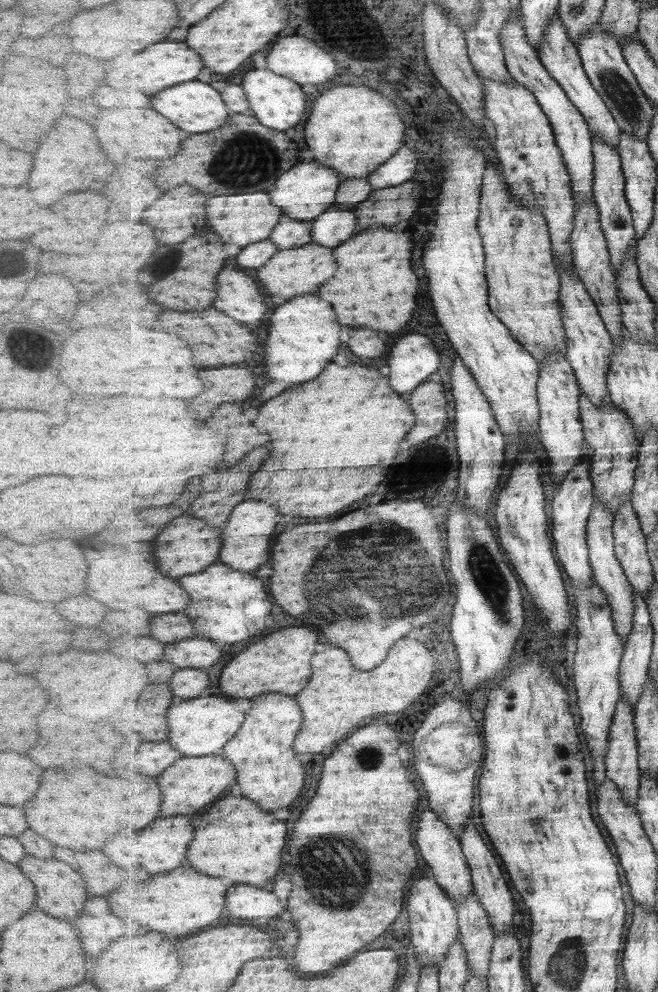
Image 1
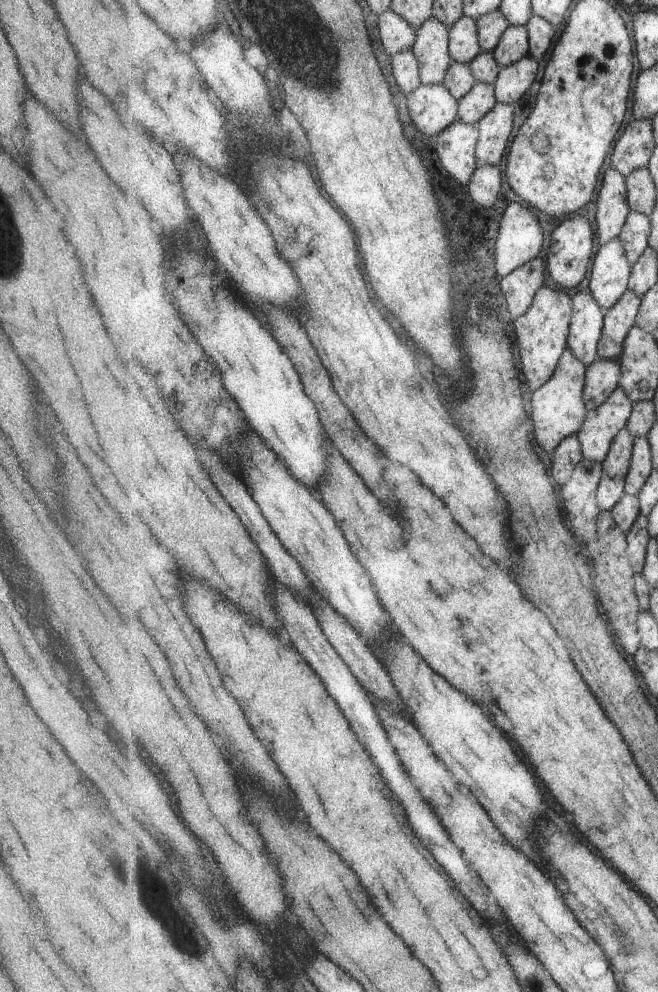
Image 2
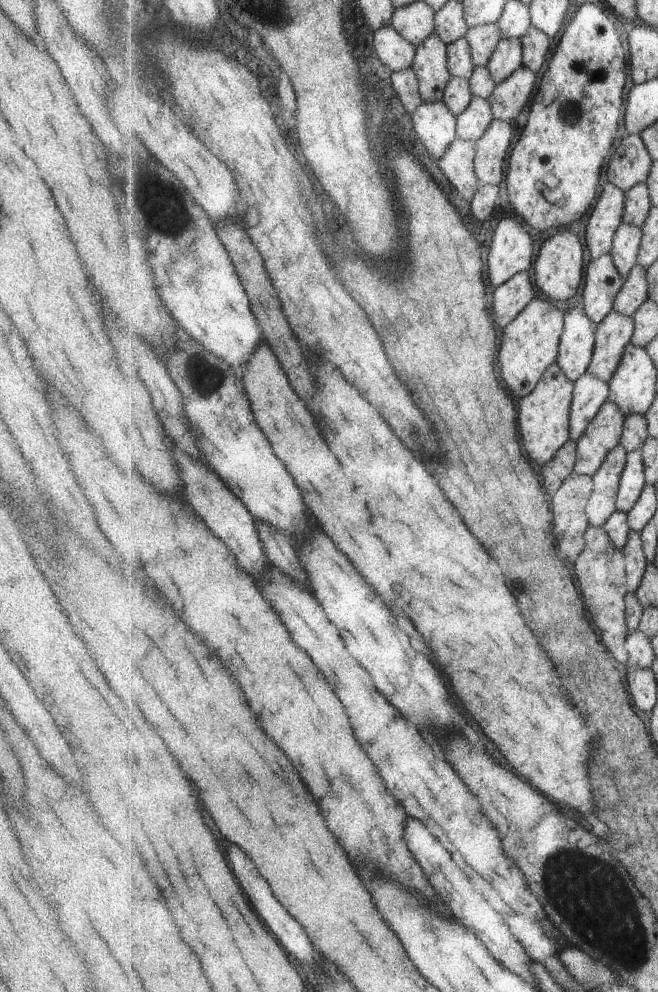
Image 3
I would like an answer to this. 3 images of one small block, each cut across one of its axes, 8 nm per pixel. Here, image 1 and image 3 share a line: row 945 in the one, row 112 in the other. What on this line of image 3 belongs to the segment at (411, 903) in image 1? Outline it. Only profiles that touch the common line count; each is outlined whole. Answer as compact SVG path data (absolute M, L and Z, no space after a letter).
M445 100L424 101L414 111L412 122L422 144L435 158L441 159L458 137L458 118Z

